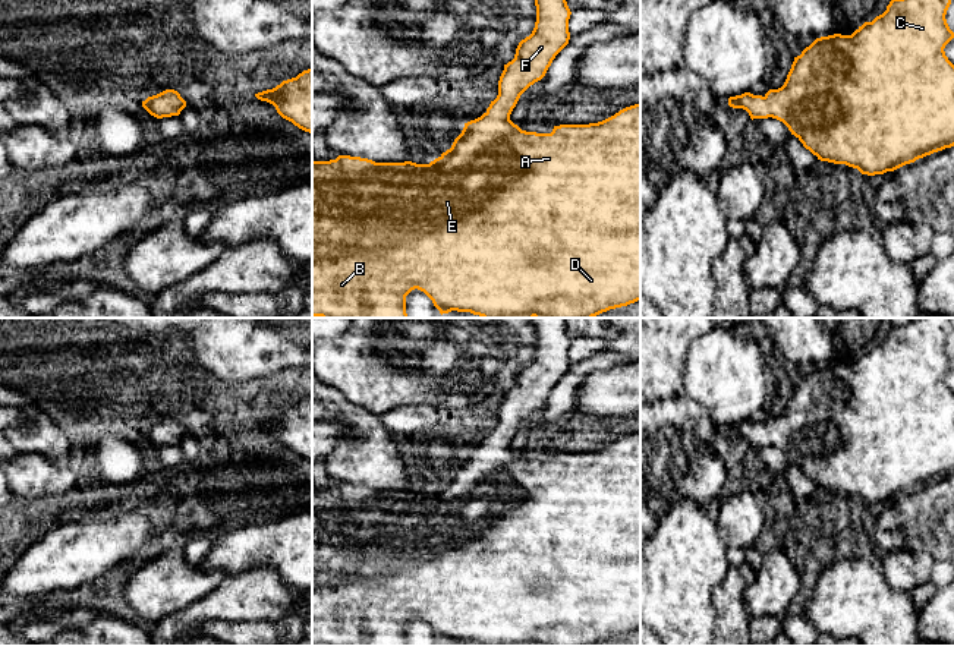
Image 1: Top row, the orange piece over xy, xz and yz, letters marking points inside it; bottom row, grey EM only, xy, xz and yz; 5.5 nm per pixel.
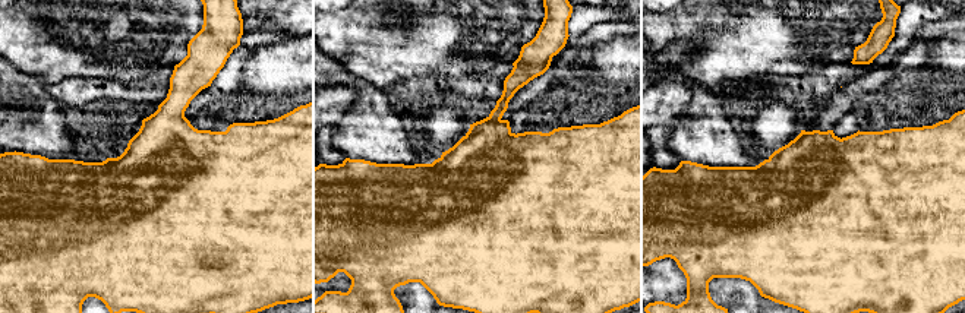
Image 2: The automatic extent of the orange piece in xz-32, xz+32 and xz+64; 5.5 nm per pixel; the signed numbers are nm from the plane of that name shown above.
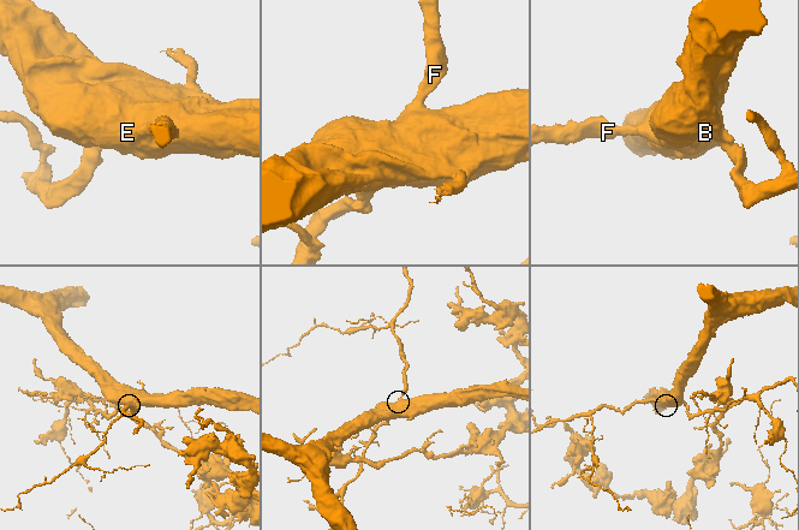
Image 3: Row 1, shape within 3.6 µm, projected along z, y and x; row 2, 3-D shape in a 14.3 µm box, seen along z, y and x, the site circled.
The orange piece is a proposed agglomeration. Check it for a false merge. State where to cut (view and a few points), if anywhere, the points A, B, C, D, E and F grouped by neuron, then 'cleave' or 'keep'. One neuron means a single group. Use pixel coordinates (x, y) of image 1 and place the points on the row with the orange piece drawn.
cut none; groups A B C D E F; keep

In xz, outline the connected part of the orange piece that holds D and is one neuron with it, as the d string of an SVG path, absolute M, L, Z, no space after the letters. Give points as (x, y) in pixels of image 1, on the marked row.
M535 0L536 6L536 22L532 34L522 40L516 48L514 59L504 64L504 70L498 81L498 95L491 101L487 111L467 123L462 133L454 139L450 149L443 152L438 158L429 164L416 164L412 161L404 163L375 163L368 158L339 155L330 161L314 161L312 160L312 316L321 318L407 318L406 313L406 296L418 289L424 292L440 311L440 313L448 313L451 311L470 312L482 318L594 318L610 309L627 306L640 300L640 104L626 107L614 116L589 125L560 125L554 126L551 133L536 133L522 130L517 125L510 120L510 114L516 107L520 95L535 82L541 81L548 67L551 66L555 56L569 44L569 19L570 9L566 0Z

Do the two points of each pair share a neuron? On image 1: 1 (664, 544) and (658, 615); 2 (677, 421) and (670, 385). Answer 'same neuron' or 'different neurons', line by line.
1: same neuron
2: different neurons

